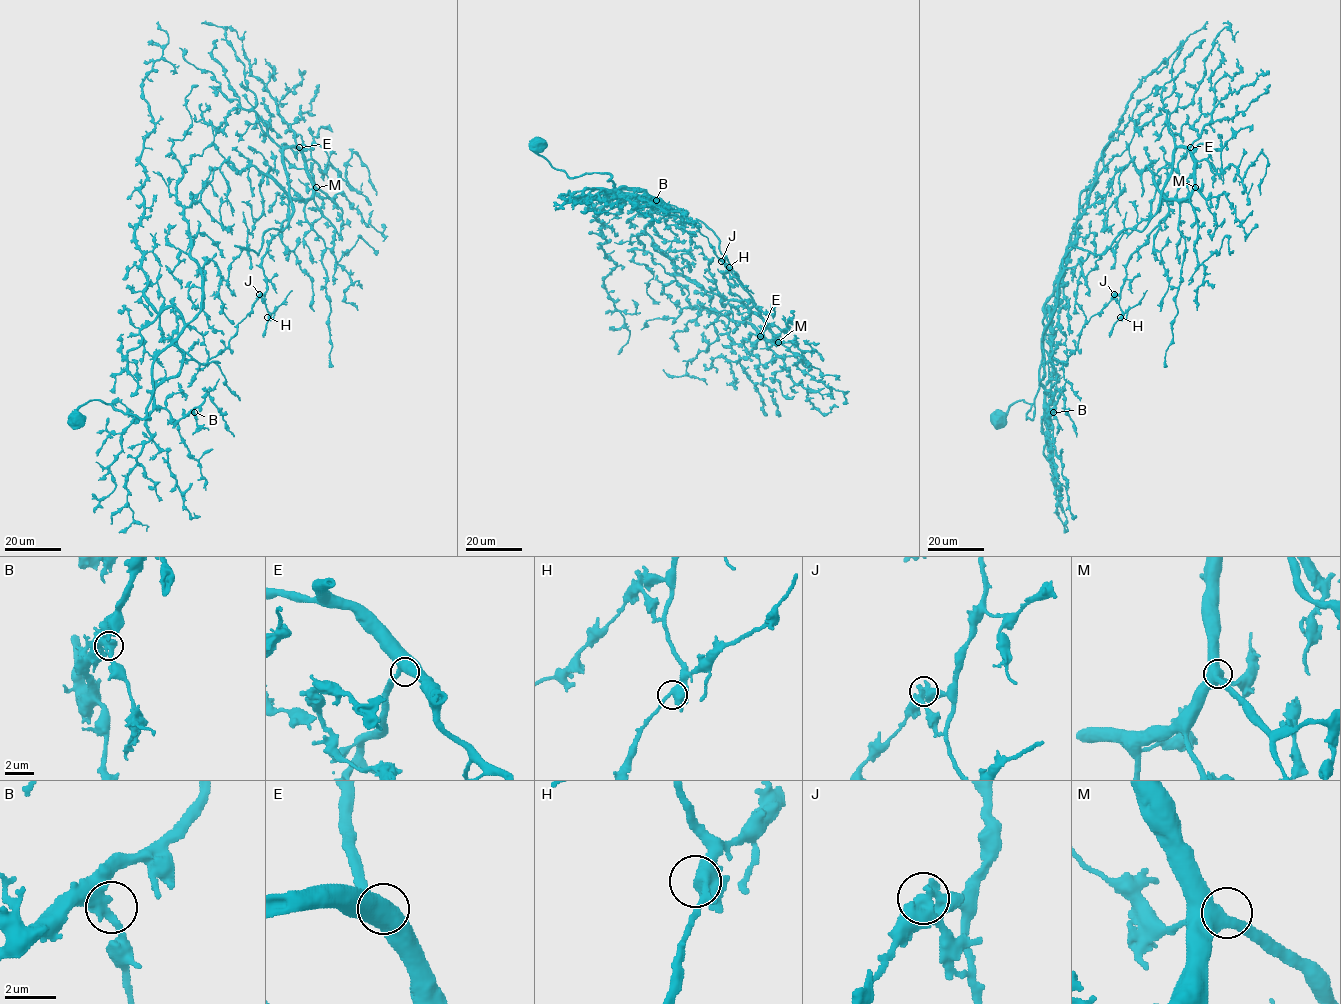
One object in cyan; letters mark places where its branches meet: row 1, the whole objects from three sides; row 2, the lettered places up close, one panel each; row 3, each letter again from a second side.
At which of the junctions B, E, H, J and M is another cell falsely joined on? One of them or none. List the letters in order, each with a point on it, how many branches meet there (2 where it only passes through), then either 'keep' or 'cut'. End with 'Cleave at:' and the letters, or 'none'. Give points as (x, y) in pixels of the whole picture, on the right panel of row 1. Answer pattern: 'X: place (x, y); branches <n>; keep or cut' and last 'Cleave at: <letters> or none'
B: place (1053, 412); branches 2; keep
E: place (1190, 147); branches 2; keep
H: place (1120, 317); branches 2; keep
J: place (1114, 294); branches 2; cut
M: place (1195, 187); branches 2; keep
Cleave at: J

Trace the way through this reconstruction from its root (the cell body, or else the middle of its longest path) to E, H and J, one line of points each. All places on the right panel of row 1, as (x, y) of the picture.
E: (999, 421), (1019, 400), (1033, 417), (1061, 272), (1078, 259), (1085, 280), (1190, 147)
H: (999, 421), (1019, 400), (1033, 417), (1048, 307), (1051, 353), (1061, 363), (1113, 297), (1120, 317)
J: (999, 421), (1019, 400), (1033, 417), (1048, 307), (1052, 356), (1064, 363), (1114, 294)

